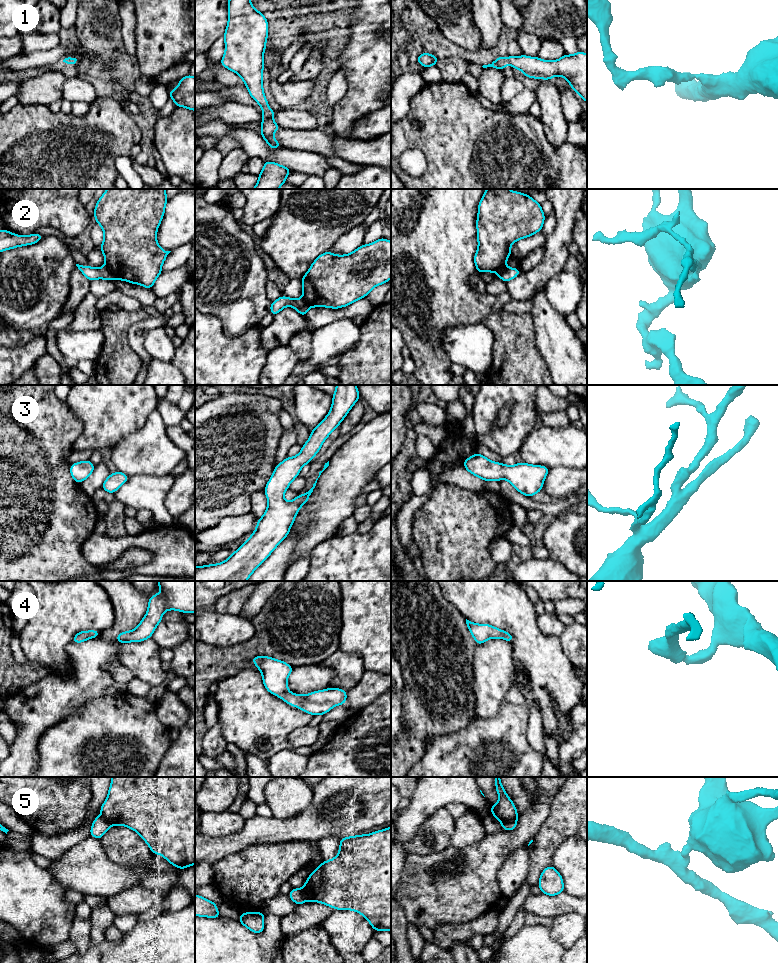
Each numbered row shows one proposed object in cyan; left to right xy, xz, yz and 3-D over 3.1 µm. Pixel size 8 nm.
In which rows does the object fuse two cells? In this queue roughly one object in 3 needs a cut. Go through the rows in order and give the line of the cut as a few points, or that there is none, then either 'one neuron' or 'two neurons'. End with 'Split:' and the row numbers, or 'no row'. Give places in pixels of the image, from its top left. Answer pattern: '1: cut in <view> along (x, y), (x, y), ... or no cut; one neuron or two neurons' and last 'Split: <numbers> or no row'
1: no cut; one neuron
2: cut in xy along (105, 265), (114, 279); two neurons
3: no cut; one neuron
4: no cut; one neuron
5: cut in yz along (516, 818), (507, 820), (502, 825); two neurons
Split: 2, 5

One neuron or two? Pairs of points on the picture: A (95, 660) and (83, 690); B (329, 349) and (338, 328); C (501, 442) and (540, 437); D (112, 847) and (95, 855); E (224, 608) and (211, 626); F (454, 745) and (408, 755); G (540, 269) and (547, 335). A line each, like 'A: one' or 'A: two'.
A: one
B: one
C: two
D: two
E: two
F: two
G: two

